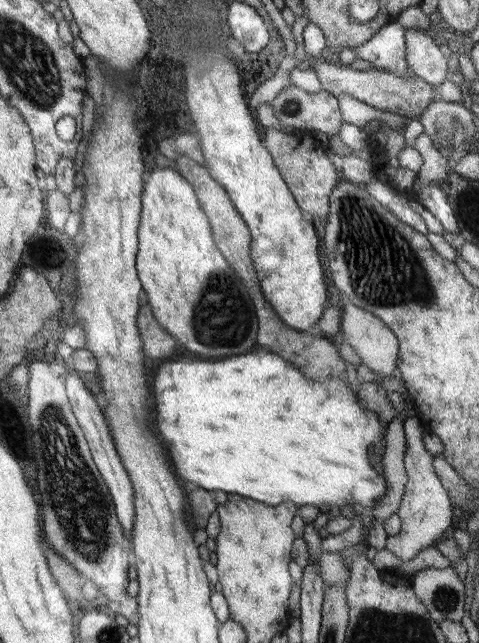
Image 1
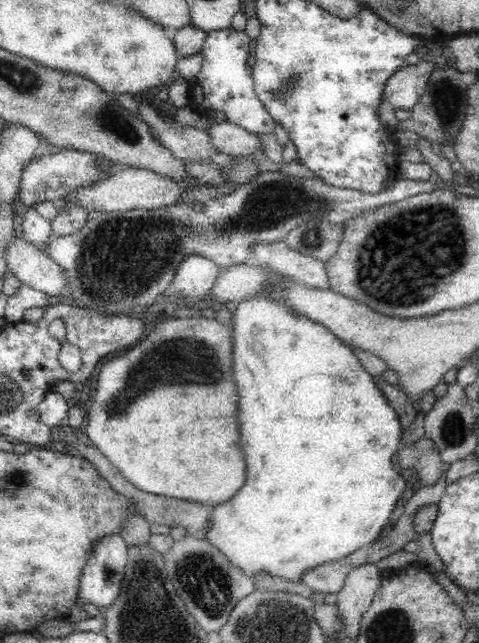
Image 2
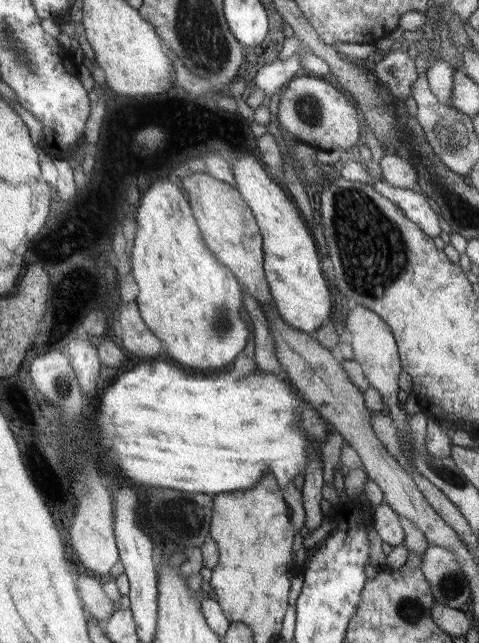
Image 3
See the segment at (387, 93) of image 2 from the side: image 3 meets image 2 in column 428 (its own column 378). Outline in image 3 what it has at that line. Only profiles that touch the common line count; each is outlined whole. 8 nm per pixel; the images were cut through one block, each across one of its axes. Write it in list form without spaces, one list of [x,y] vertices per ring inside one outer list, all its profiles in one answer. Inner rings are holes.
[[[388,51],[374,67],[371,67],[377,80],[389,89],[389,92],[399,100],[406,99],[410,94],[410,84],[416,80],[413,59],[406,53]]]

